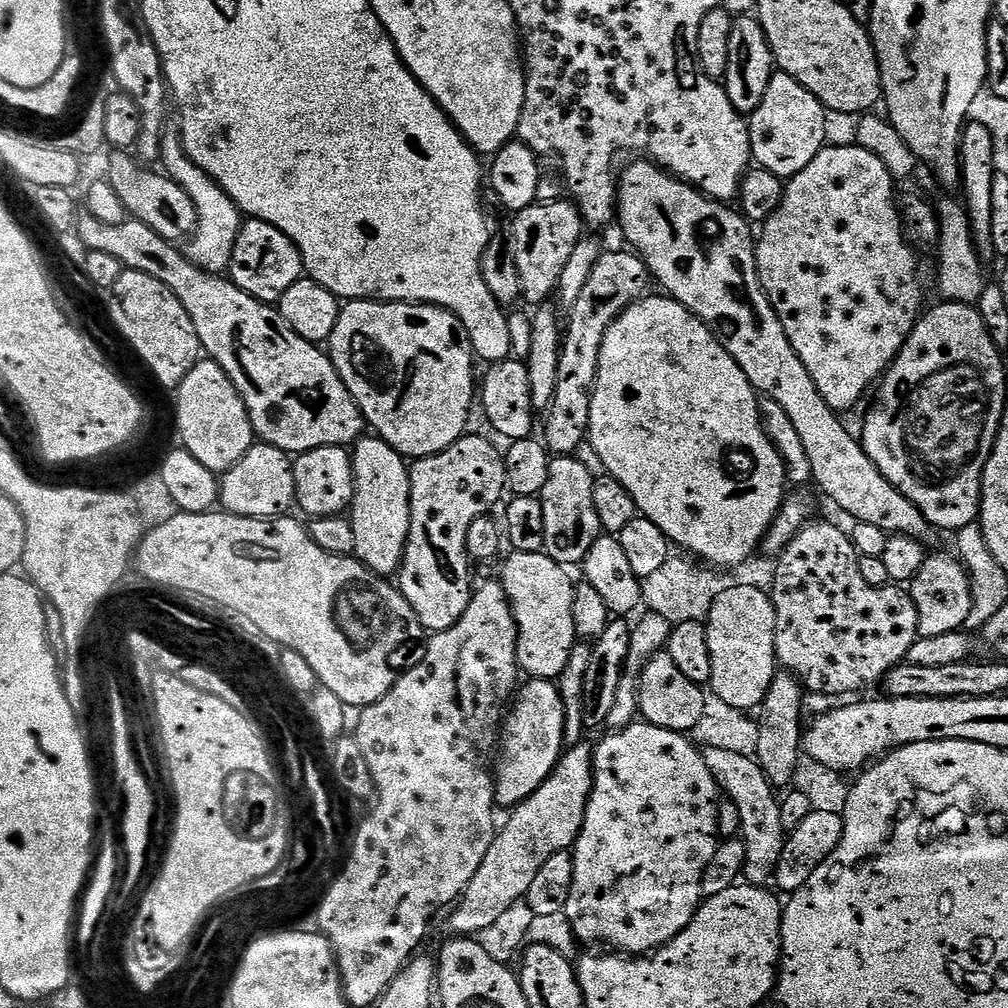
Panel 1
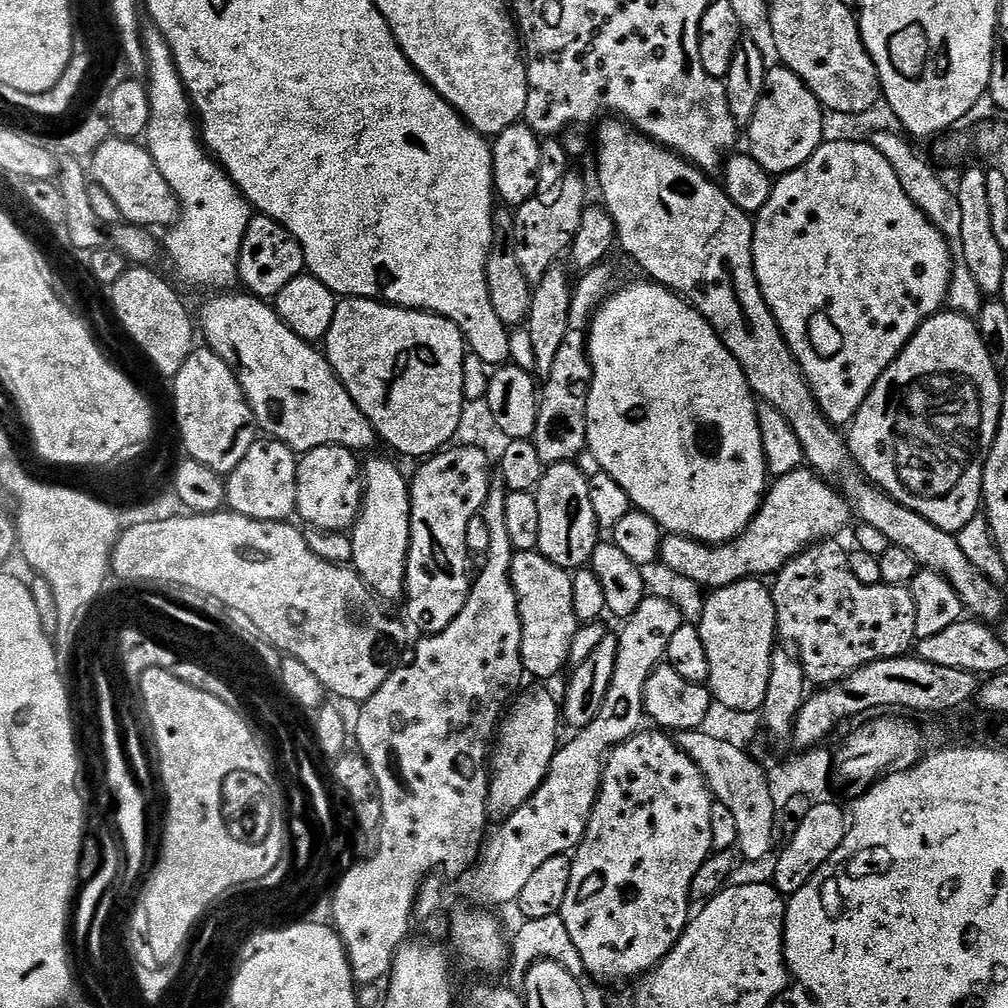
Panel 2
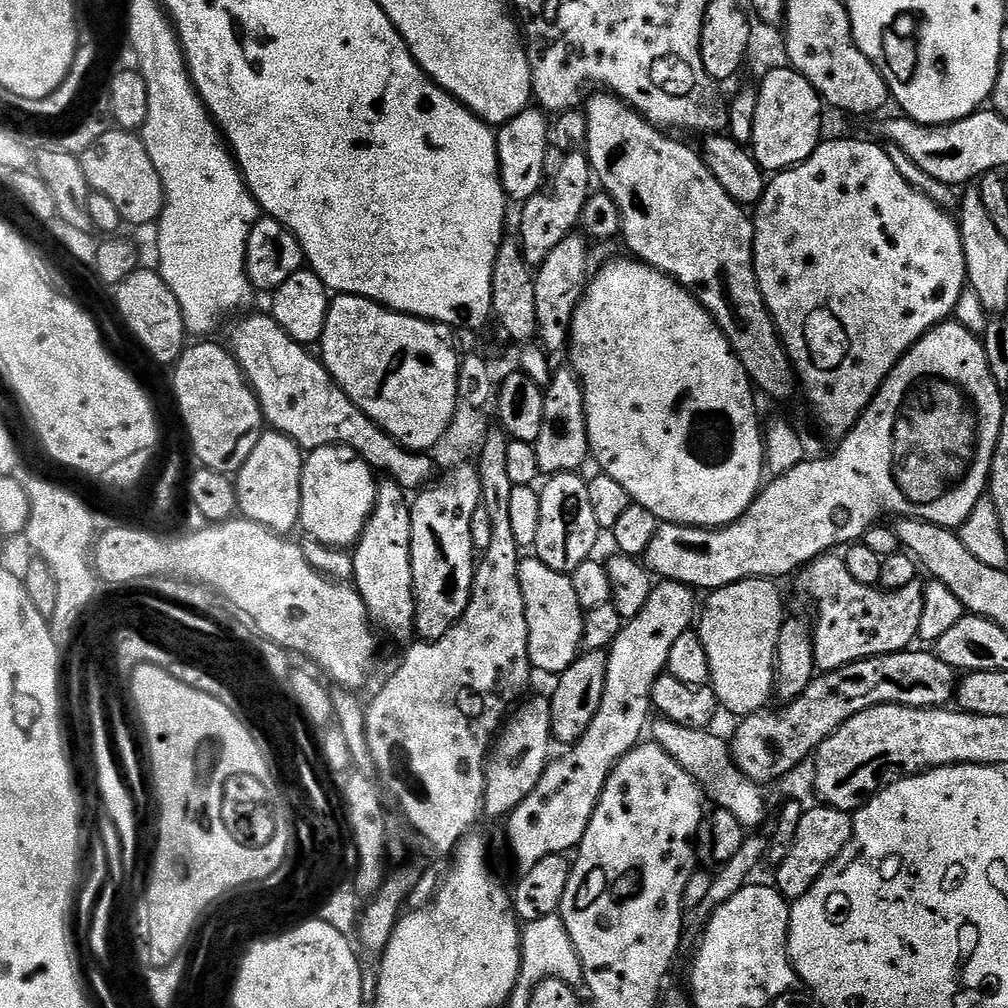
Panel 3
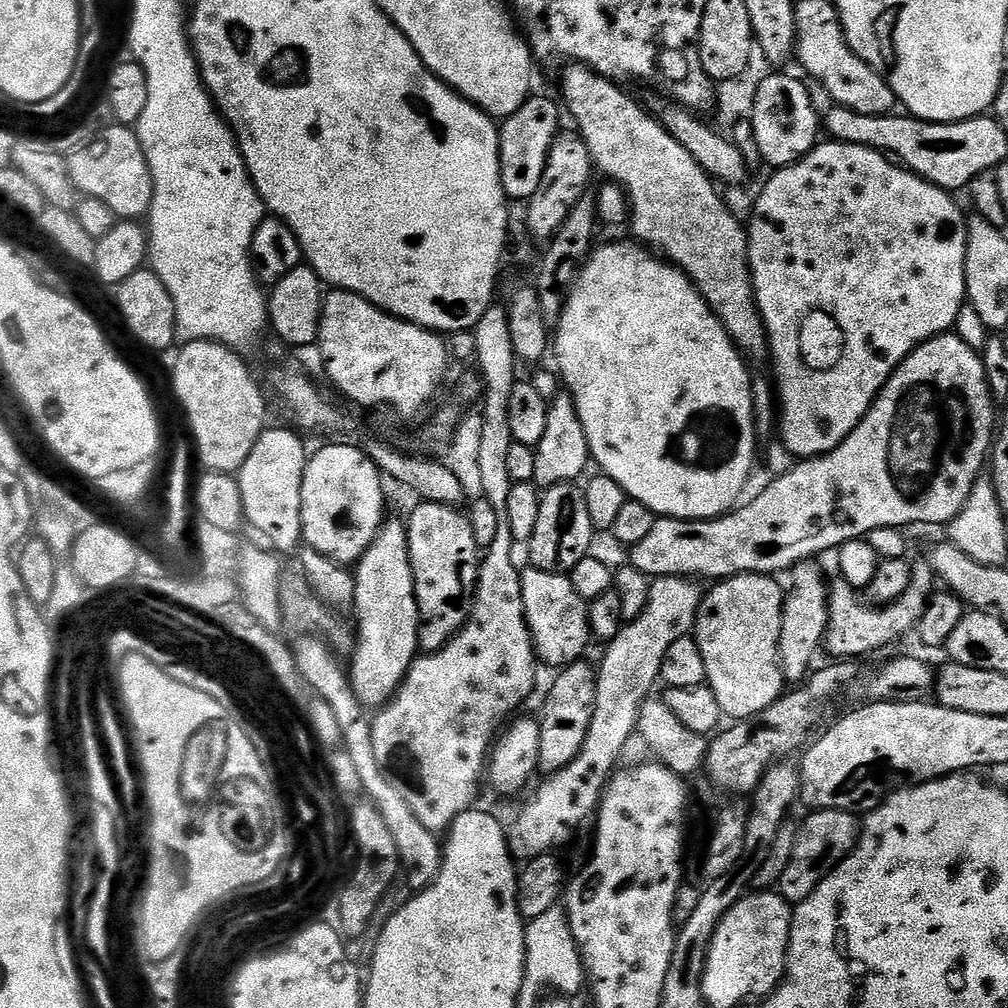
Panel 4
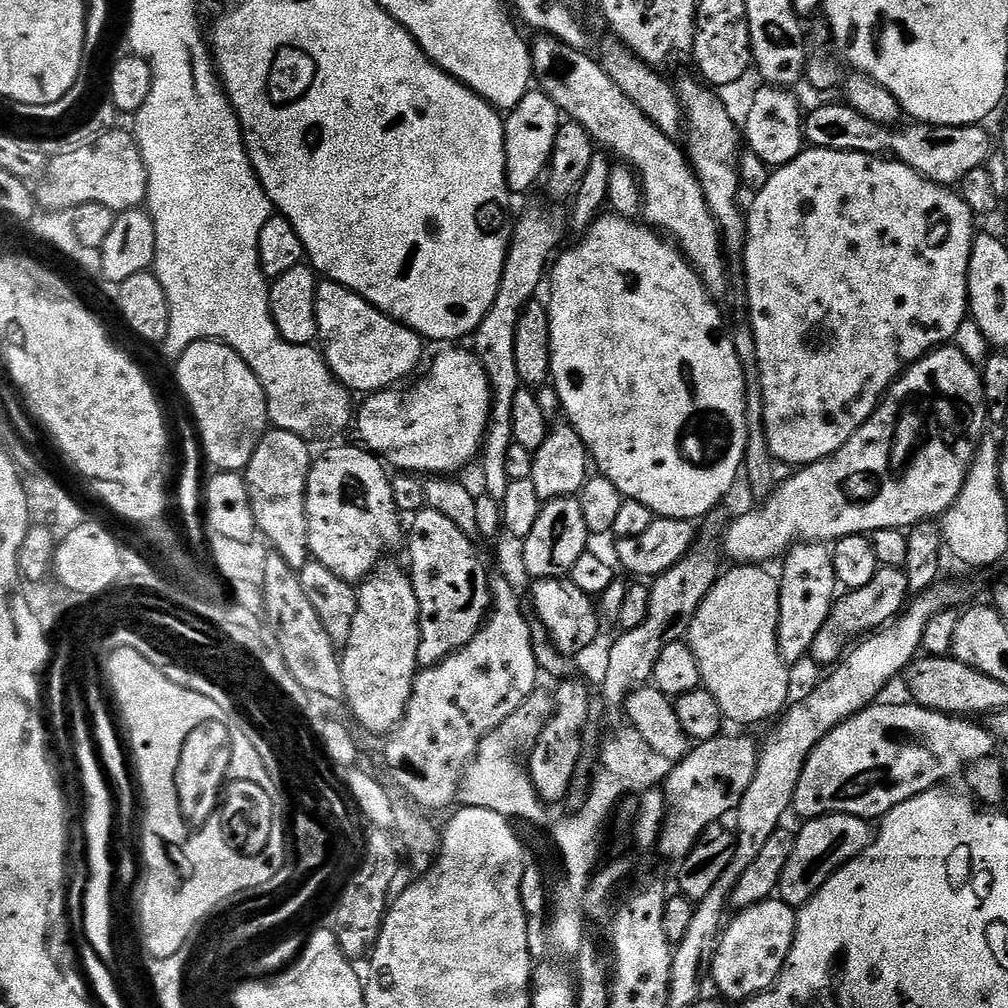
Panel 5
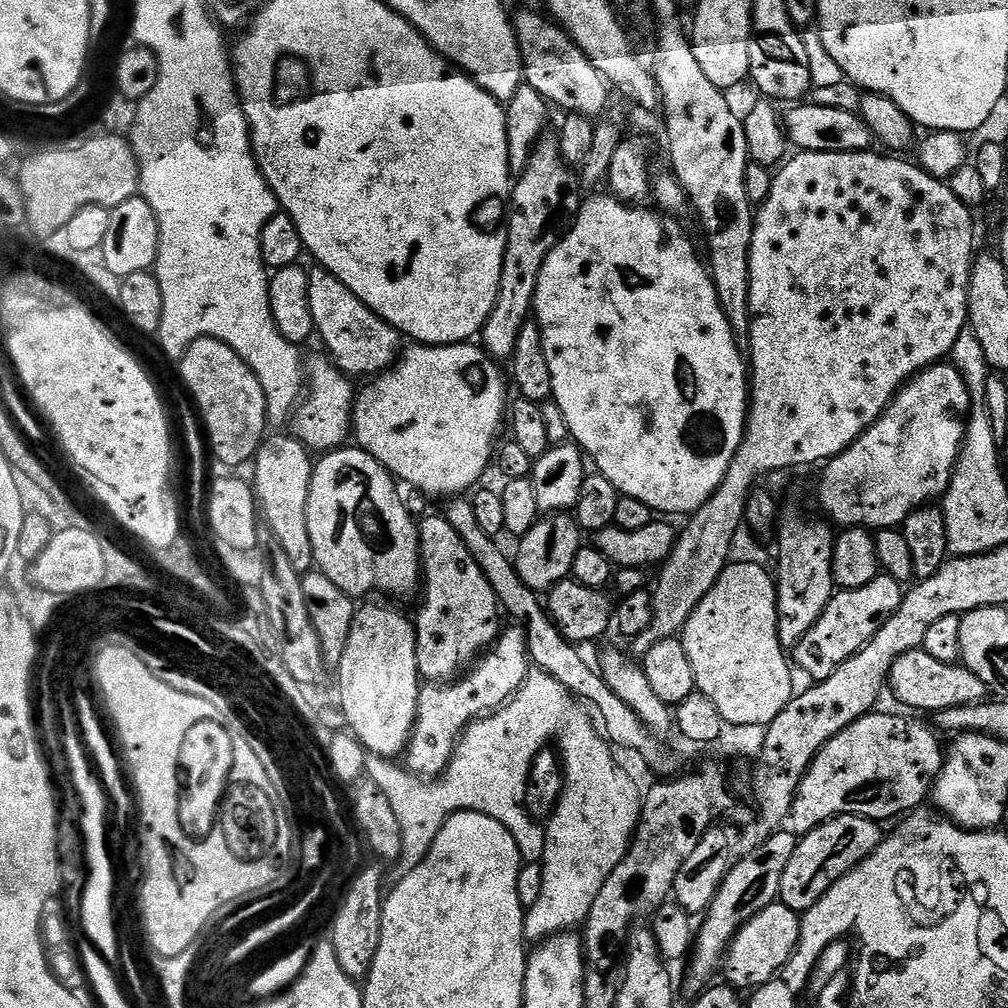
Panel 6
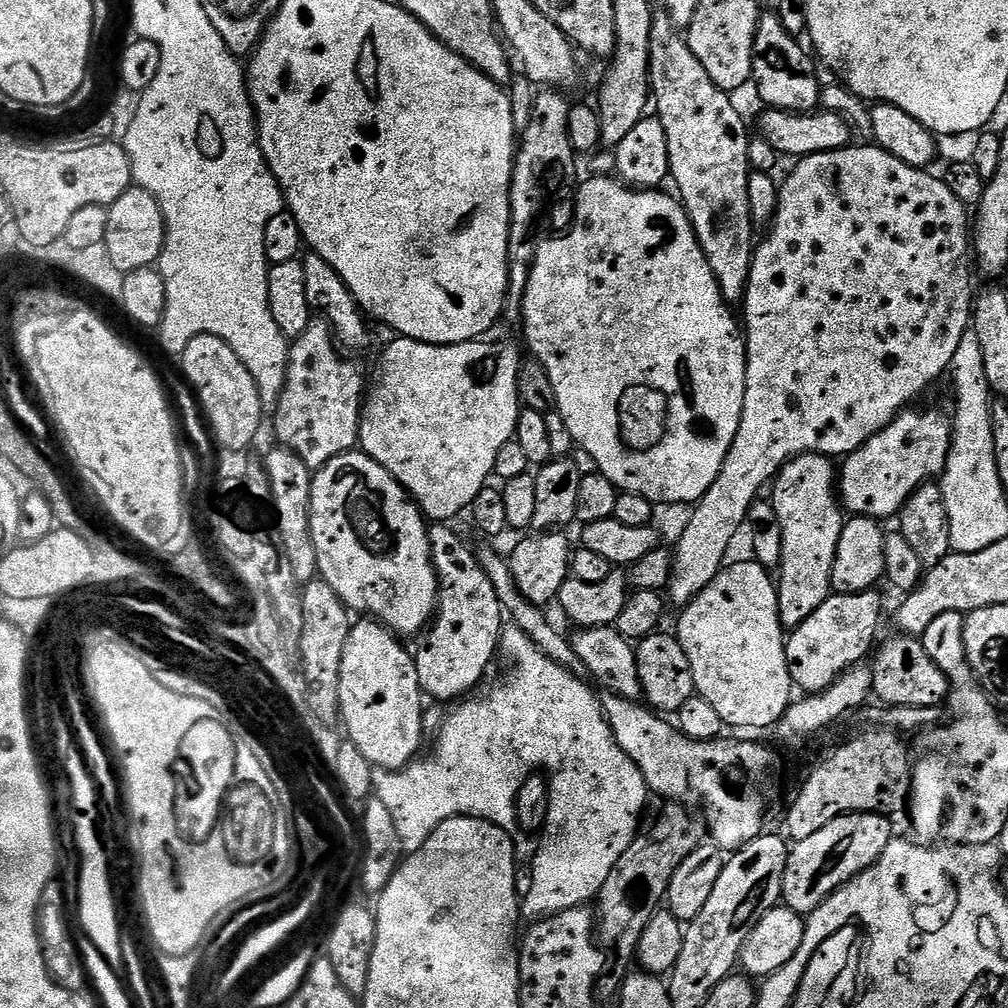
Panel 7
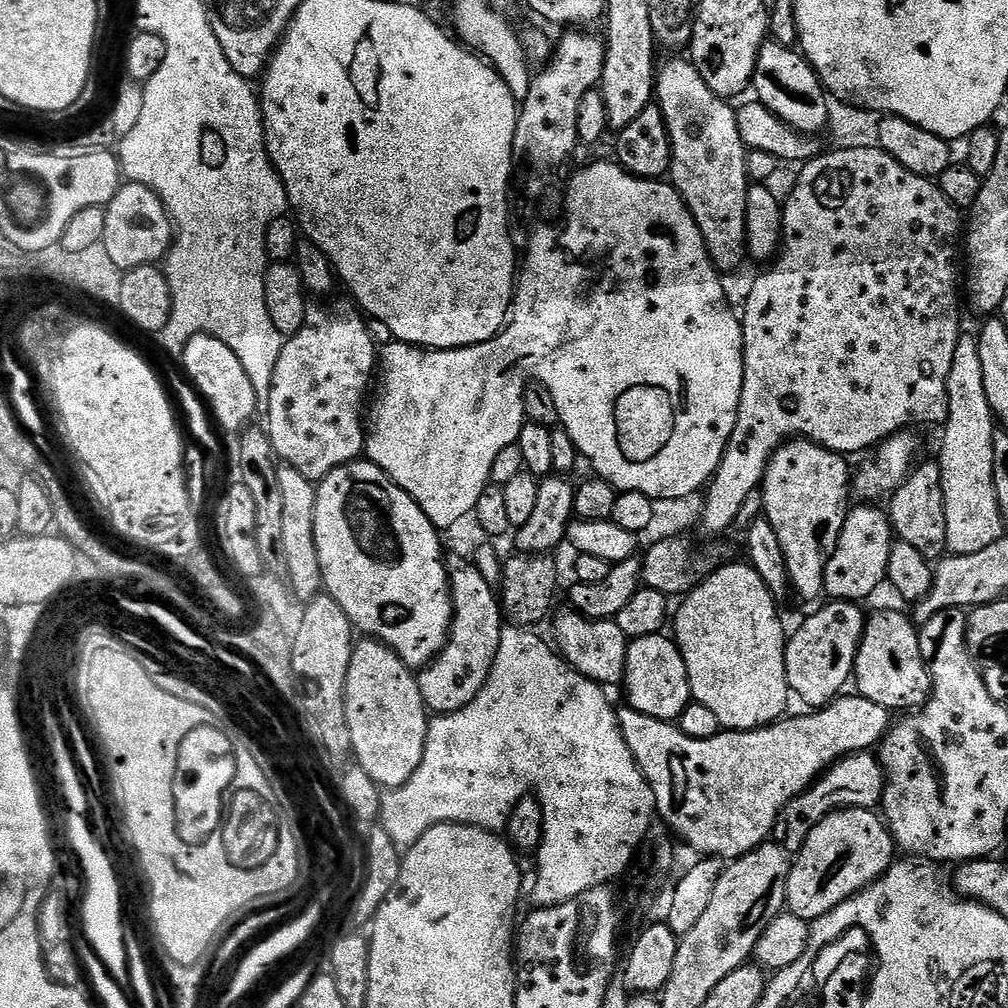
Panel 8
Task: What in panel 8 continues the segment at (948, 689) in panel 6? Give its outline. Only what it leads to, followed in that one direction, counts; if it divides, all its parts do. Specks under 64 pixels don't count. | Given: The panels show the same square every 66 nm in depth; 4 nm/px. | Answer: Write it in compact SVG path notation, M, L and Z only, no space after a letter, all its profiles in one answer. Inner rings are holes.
M900 612L871 613L856 655L855 691L890 710L919 710L932 694L932 673L920 649L920 633L917 625L909 617L908 620Z

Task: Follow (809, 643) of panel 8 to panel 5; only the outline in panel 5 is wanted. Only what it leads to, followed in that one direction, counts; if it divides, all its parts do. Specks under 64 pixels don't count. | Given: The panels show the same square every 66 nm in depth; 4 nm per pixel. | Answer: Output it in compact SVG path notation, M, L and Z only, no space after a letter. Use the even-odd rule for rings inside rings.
M877 567L874 578L870 578L866 586L845 591L833 604L826 626L822 626L822 630L818 630L818 638L814 638L810 660L816 664L835 665L857 638L891 625L892 621L904 611L909 599L907 571L904 568Z

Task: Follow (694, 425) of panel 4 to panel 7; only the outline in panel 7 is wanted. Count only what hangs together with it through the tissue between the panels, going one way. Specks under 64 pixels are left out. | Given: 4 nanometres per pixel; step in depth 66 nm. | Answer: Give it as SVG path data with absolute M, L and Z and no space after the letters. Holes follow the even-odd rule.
M596 176L585 184L583 181L576 189L576 217L572 219L572 227L563 234L541 240L520 307L524 340L536 355L533 356L535 363L546 370L550 386L554 386L555 411L562 414L566 430L570 430L573 441L595 459L603 476L610 478L621 492L636 492L651 500L653 505L695 505L704 497L706 490L710 490L714 478L718 478L718 470L722 470L722 462L726 462L734 434L738 434L746 390L746 340L737 317L736 320L732 317L733 309L720 292L714 270L710 270L710 262L706 262L706 254L702 254L694 226L679 199L675 195L667 196L664 190L633 188L609 176Z

